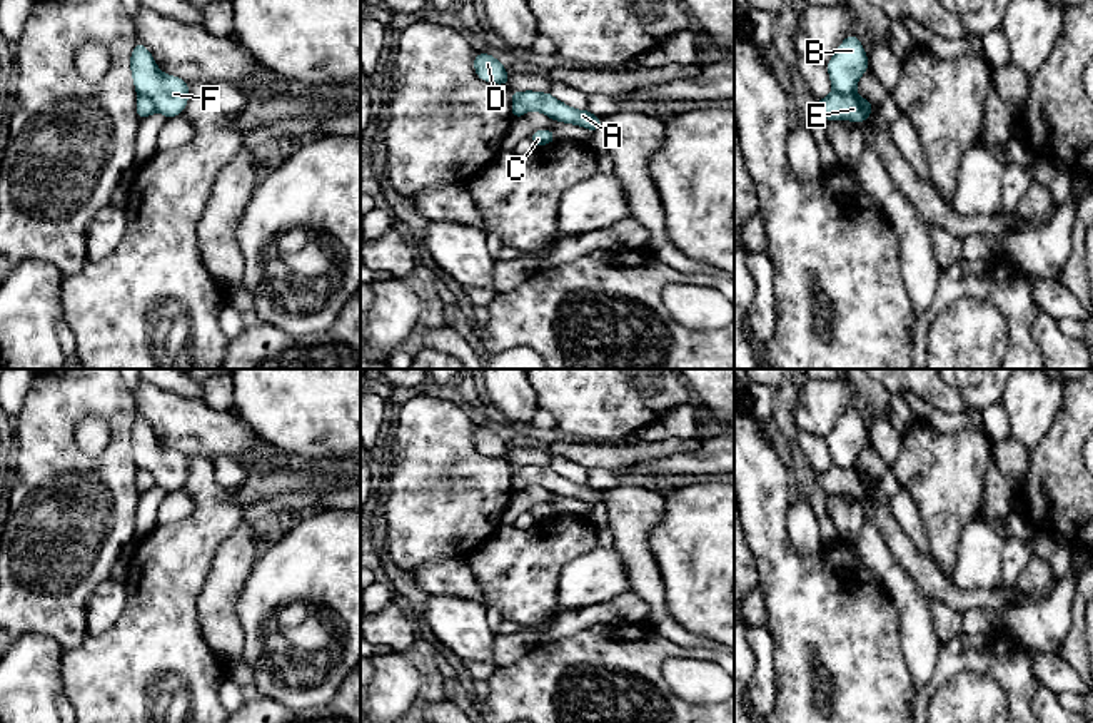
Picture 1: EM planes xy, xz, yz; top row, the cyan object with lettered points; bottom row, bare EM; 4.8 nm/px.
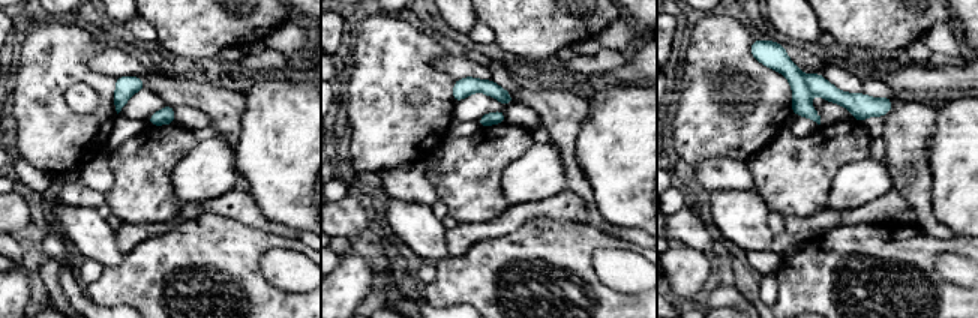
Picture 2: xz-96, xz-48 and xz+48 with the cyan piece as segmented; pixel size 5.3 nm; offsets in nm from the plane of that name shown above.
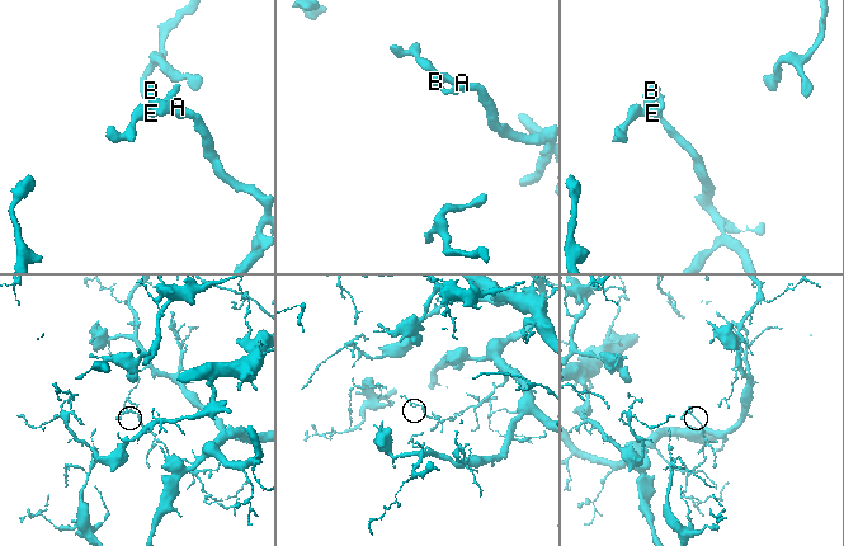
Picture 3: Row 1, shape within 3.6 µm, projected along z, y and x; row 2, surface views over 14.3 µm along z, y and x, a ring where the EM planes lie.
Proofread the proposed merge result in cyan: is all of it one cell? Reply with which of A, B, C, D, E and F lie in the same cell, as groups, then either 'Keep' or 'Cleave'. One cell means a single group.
Groups: A B F / C D E. Cleave

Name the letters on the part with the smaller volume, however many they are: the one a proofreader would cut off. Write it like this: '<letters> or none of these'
C, D, E

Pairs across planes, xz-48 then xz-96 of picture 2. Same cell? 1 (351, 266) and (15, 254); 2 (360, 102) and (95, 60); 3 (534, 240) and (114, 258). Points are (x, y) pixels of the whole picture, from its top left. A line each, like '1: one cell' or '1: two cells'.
1: two cells
2: two cells
3: two cells

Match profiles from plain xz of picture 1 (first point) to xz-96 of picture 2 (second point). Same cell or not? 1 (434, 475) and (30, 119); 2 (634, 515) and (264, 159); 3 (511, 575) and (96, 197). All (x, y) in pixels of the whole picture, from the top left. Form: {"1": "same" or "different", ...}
{"1": "same", "2": "different", "3": "different"}

